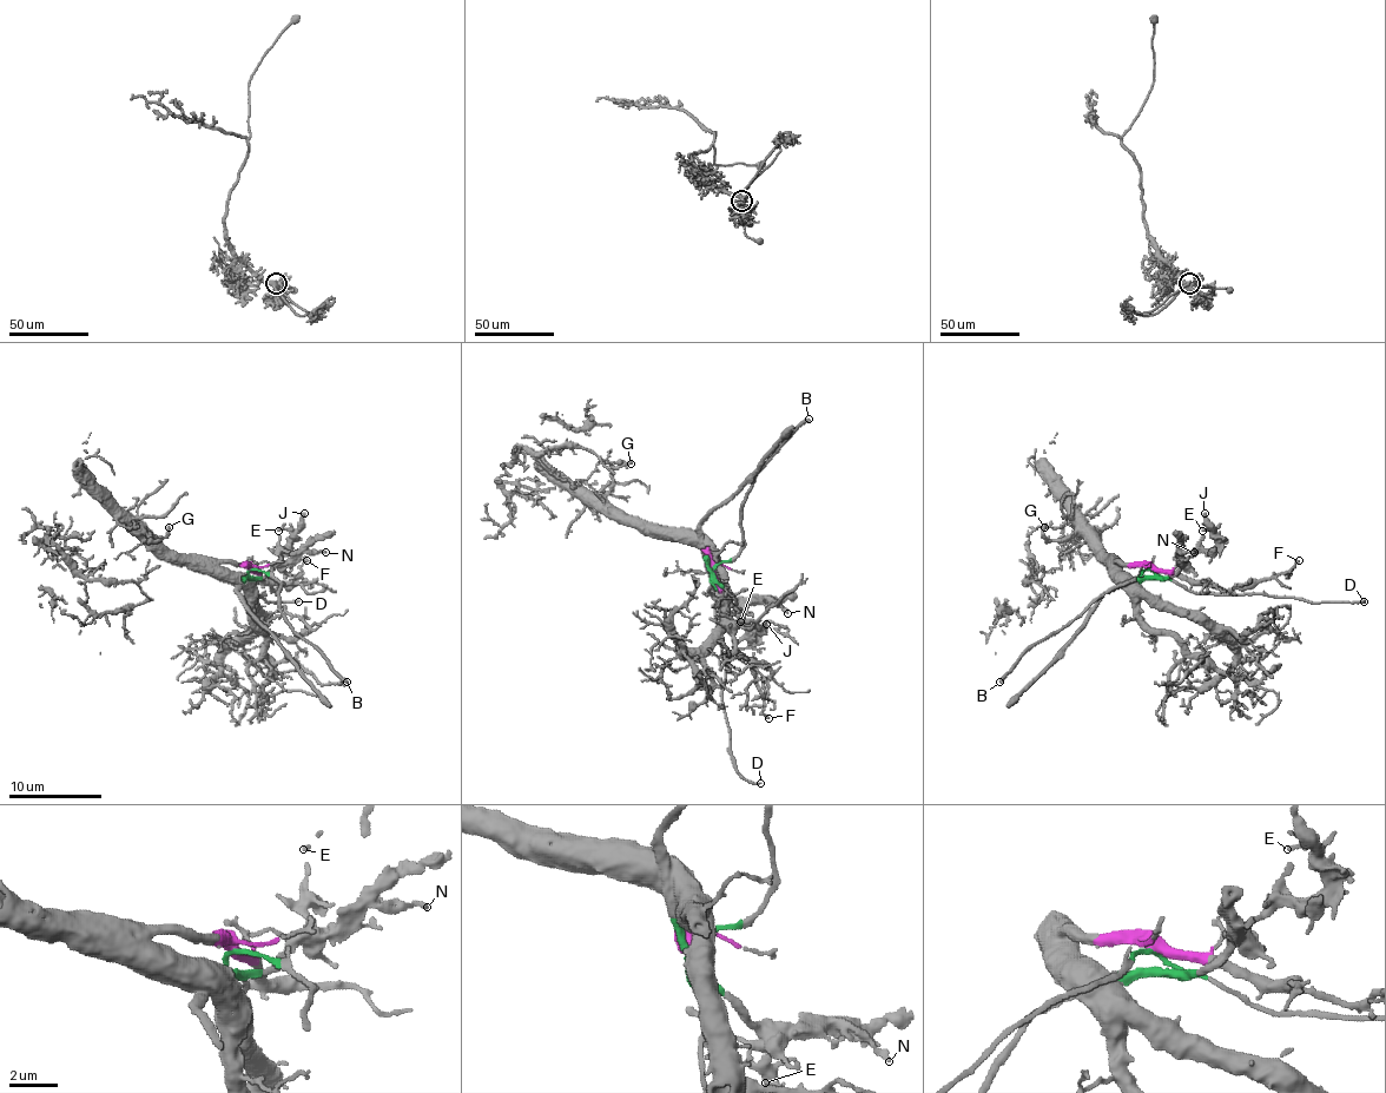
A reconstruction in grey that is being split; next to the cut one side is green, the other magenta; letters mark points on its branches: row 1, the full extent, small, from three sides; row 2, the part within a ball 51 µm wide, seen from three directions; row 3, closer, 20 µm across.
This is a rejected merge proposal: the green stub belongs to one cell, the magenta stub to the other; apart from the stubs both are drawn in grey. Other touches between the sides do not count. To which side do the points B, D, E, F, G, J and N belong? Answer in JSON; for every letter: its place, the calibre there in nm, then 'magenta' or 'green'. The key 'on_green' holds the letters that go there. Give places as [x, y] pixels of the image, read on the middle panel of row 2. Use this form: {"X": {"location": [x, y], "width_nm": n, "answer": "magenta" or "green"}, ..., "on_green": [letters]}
{"B": {"location": [809, 419], "width_nm": 280, "answer": "green"}, "D": {"location": [760, 783], "width_nm": 200, "answer": "green"}, "E": {"location": [740, 621], "width_nm": 120, "answer": "green"}, "F": {"location": [769, 718], "width_nm": 150, "answer": "magenta"}, "G": {"location": [631, 463], "width_nm": 240, "answer": "magenta"}, "J": {"location": [766, 624], "width_nm": 280, "answer": "green"}, "N": {"location": [787, 613], "width_nm": 190, "answer": "green"}, "on_green": ["B", "D", "E", "J", "N"]}

